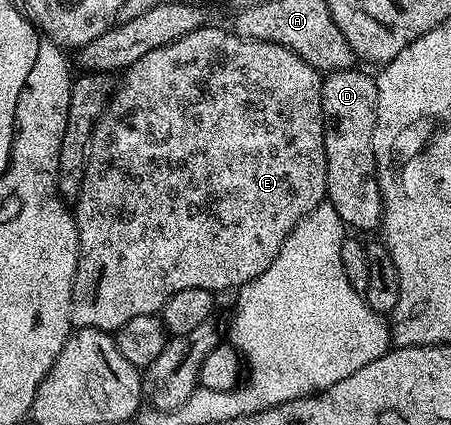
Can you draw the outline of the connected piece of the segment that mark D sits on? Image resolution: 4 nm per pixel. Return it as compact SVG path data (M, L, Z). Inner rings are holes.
M359 68L350 70L333 70L330 71L322 79L323 87L321 88L321 108L323 109L323 147L325 148L325 156L327 157L327 197L326 201L333 204L333 208L337 208L337 216L341 216L344 227L353 229L355 232L363 232L359 230L375 230L380 229L383 220L383 196L379 187L379 180L375 177L375 157L373 156L373 128L375 127L375 113L377 112L377 88L375 87L375 78L372 75L362 74Z

